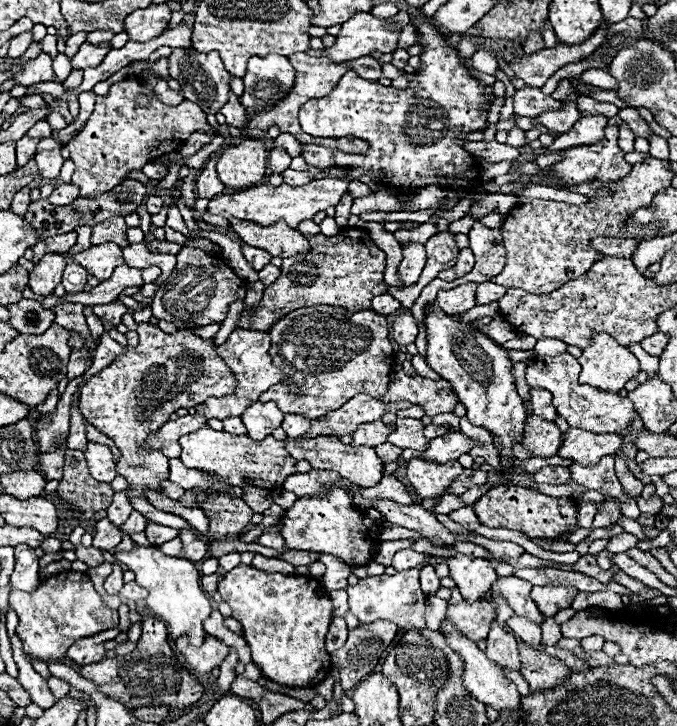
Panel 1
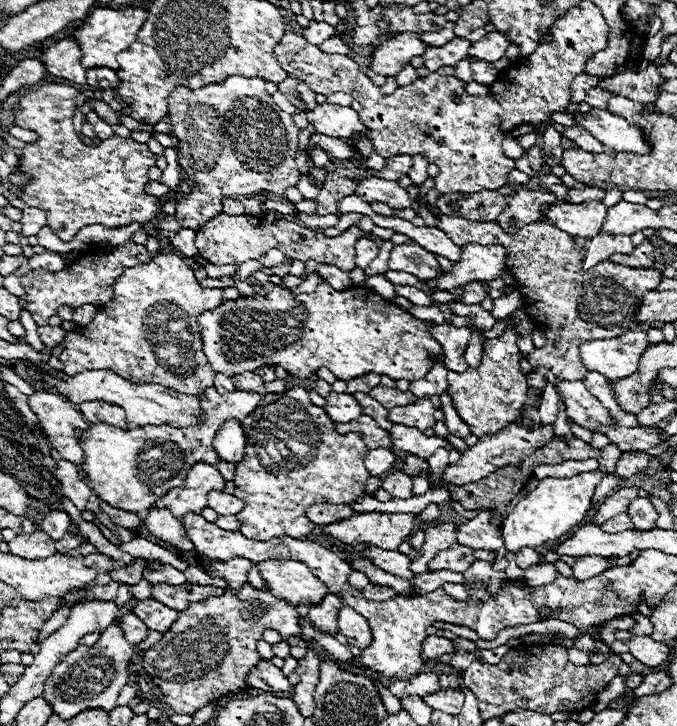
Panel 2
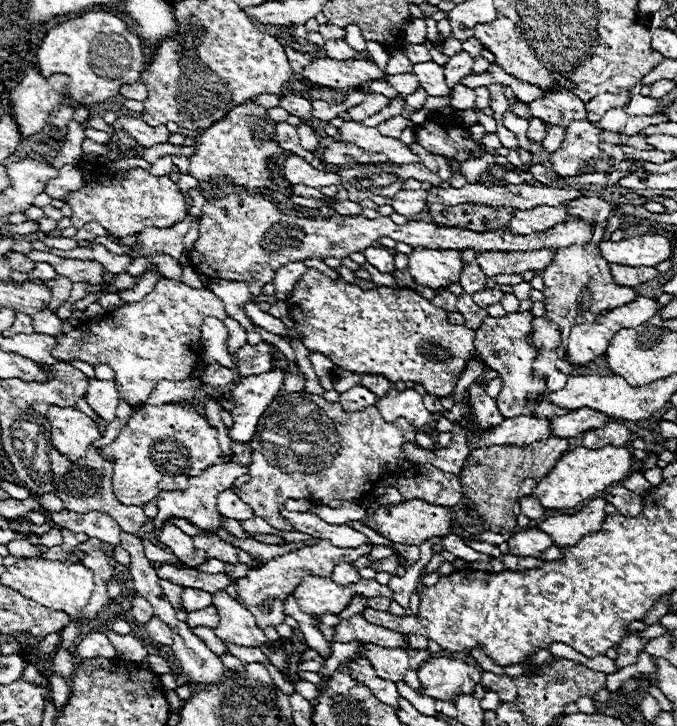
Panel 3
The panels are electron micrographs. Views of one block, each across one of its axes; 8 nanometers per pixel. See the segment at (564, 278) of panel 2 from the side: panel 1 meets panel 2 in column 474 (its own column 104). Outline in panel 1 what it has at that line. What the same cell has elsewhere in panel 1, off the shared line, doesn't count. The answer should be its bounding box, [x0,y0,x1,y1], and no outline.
[92,216,130,248]

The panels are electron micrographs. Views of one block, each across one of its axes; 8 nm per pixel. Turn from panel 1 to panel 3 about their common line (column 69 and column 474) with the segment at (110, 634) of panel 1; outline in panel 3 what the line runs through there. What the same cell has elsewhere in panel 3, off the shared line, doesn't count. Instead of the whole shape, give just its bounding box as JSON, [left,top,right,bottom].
[472,648,504,674]

